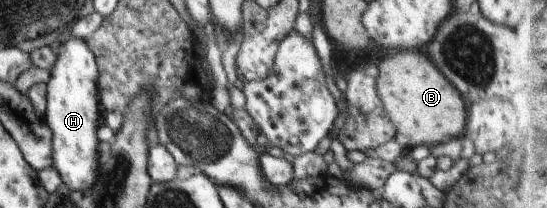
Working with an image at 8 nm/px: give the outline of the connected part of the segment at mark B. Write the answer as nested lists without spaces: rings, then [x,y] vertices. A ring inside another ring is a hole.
[[[399,50],[397,55],[383,59],[378,67],[378,95],[384,105],[386,115],[391,119],[397,134],[409,139],[409,149],[424,145],[430,148],[445,144],[453,138],[462,138],[467,119],[467,106],[451,83],[437,70],[425,54],[419,51]]]

